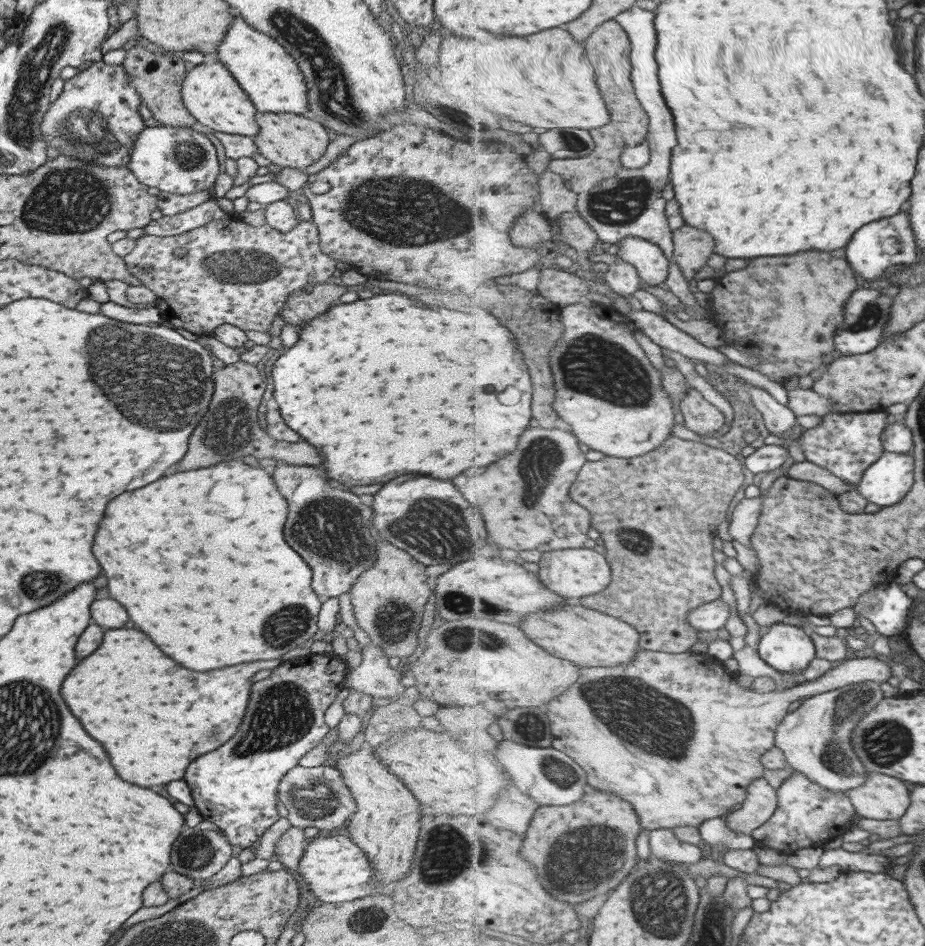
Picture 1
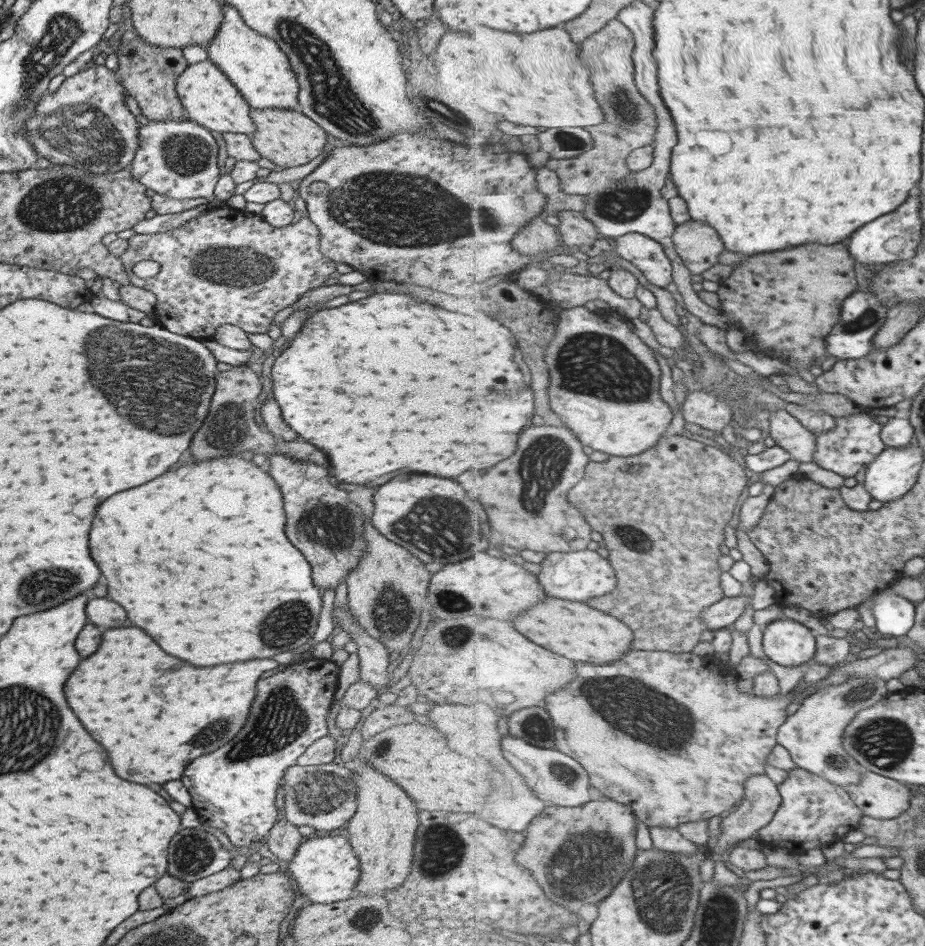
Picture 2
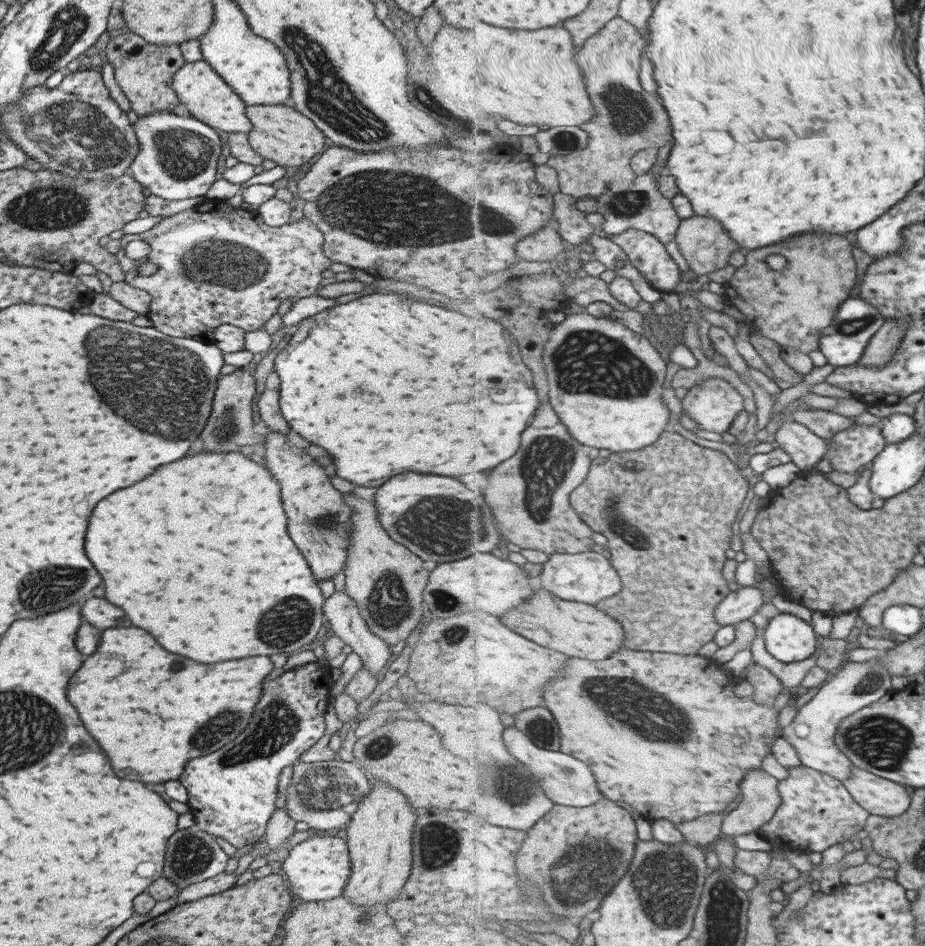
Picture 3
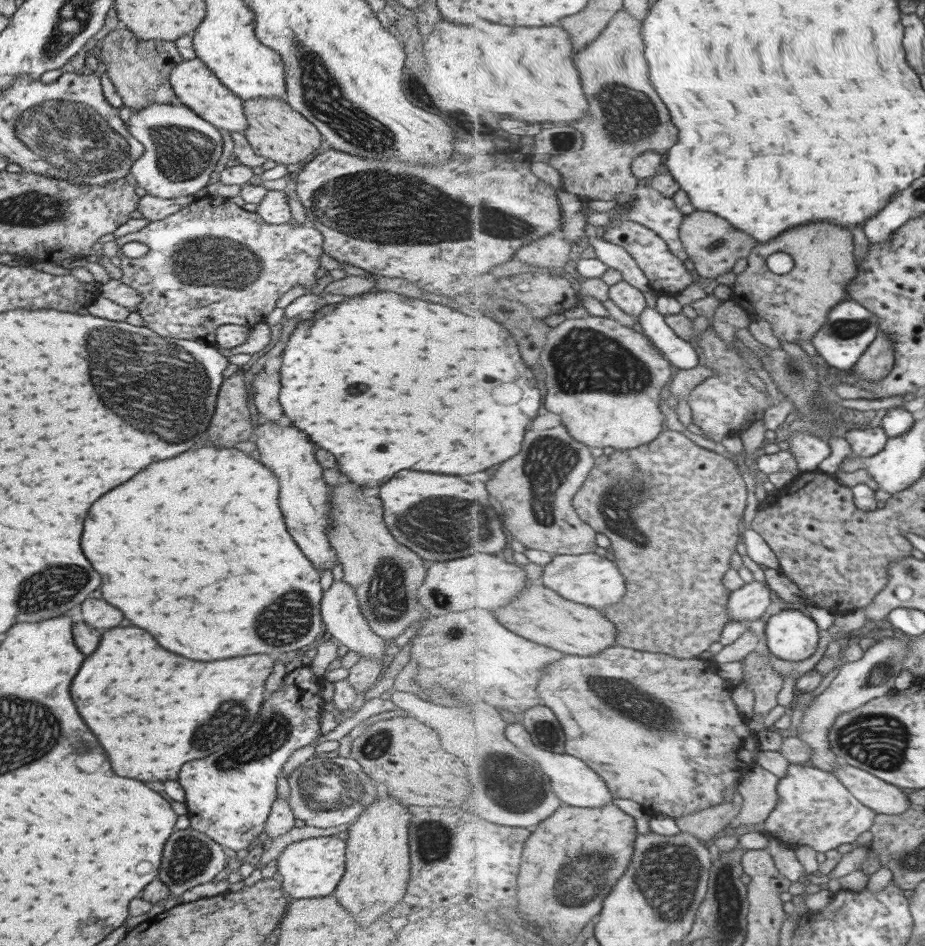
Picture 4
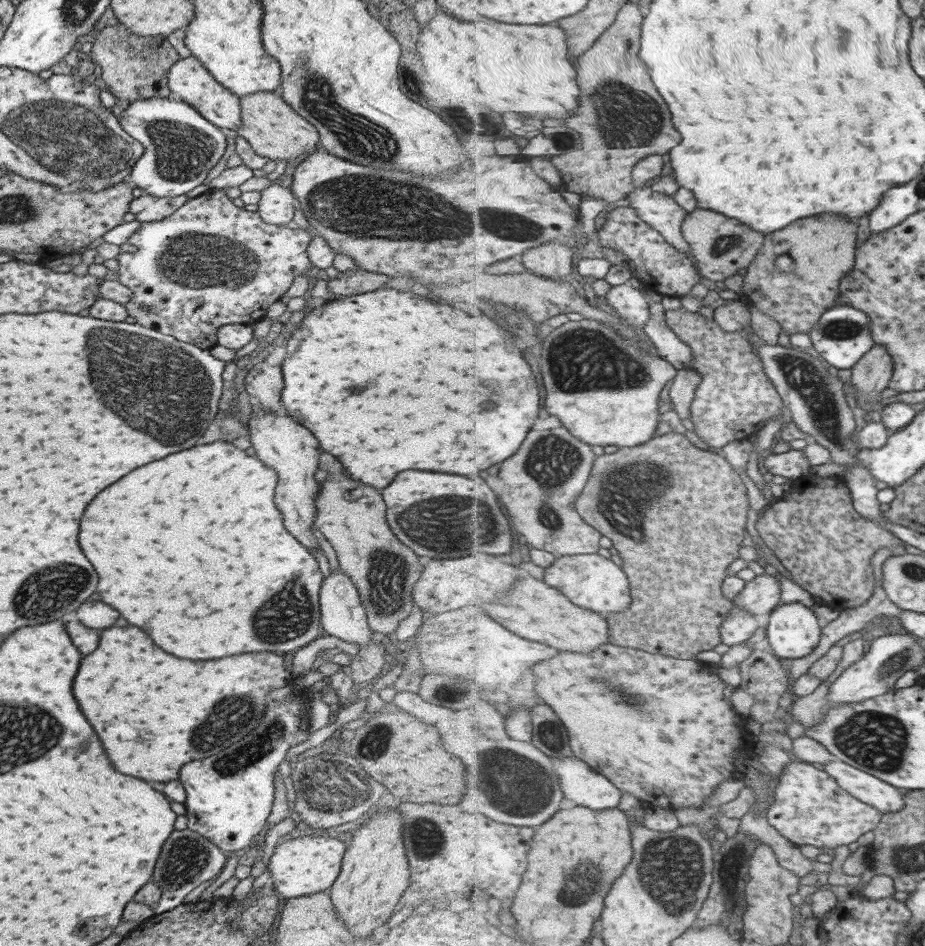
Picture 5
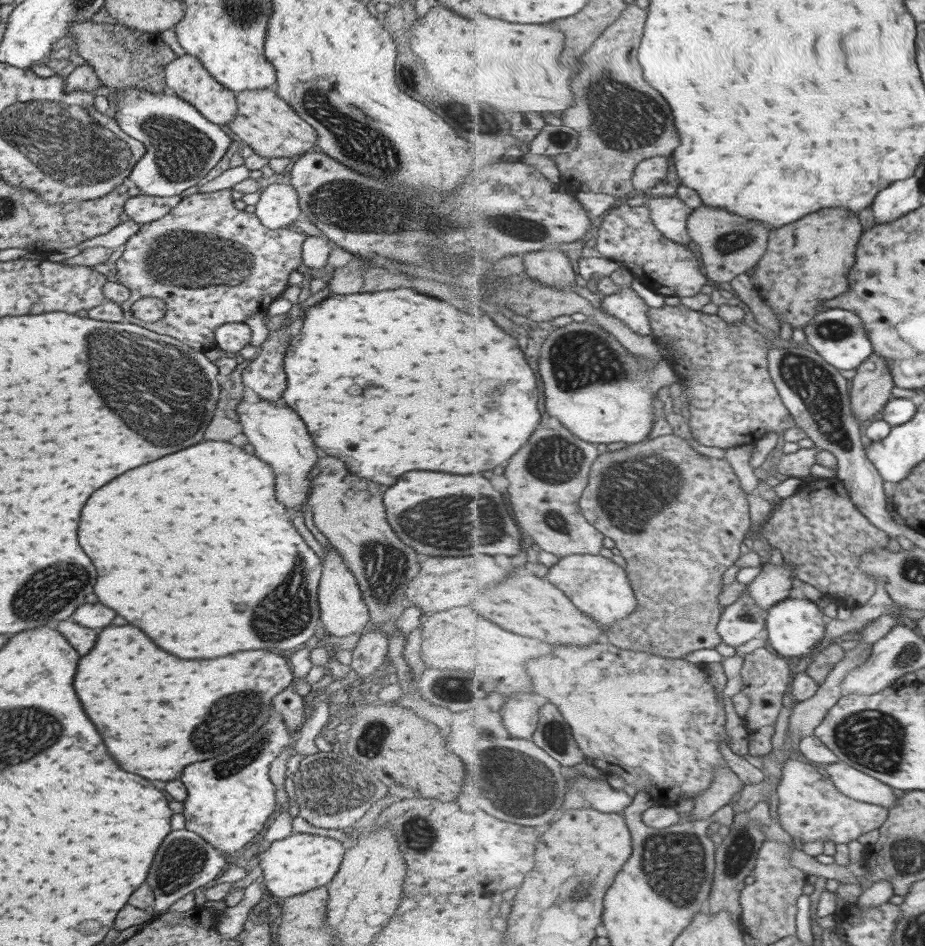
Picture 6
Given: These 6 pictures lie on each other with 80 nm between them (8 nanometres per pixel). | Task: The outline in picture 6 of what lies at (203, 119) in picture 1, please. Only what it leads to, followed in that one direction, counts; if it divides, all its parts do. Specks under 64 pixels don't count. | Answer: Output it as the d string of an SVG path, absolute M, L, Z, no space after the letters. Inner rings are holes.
M187 53L176 56L164 66L164 84L175 94L186 100L195 110L213 124L227 124L236 113L234 92L221 86L203 67L202 64Z

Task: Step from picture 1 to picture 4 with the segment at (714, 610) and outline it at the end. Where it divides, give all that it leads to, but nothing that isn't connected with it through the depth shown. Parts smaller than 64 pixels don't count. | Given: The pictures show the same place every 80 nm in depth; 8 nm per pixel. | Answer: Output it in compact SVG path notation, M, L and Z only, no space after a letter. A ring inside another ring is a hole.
M753 581L731 592L728 613L731 621L752 622L761 618L771 606L774 604L769 584Z

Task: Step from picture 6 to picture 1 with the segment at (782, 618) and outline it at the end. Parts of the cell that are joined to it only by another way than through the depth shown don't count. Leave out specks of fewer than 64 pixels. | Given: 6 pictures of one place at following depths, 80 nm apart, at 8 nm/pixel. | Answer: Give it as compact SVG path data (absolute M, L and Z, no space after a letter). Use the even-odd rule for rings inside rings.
M783 623L774 624L763 633L758 651L763 660L783 674L801 672L818 657L807 629Z

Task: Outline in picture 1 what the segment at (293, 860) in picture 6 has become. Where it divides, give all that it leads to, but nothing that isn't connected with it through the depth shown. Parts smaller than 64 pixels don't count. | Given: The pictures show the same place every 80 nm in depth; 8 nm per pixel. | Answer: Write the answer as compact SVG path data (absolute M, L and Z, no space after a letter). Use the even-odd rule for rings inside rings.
M343 835L311 838L298 862L298 875L308 884L308 890L316 898L317 904L355 900L383 888L374 880L374 872L365 853L355 848L351 839Z

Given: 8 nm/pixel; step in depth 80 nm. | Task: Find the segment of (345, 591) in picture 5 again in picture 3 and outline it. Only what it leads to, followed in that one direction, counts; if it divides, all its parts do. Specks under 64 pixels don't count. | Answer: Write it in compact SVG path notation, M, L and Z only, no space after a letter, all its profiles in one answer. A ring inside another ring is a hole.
M333 591L327 598L324 598L322 604L323 620L329 626L329 634L333 634L347 644L357 656L359 656L363 668L371 671L375 677L378 677L388 662L392 659L389 647L381 638L375 636L366 625L365 620L358 613L354 600L347 596L345 591Z

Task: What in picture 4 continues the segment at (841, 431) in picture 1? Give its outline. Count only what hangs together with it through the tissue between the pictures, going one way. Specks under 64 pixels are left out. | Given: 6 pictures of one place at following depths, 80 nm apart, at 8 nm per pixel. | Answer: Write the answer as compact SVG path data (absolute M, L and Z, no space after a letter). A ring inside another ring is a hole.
M882 426L867 429L850 428L844 439L849 442L852 449L847 457L859 455L860 458L870 458L886 448L890 436Z

